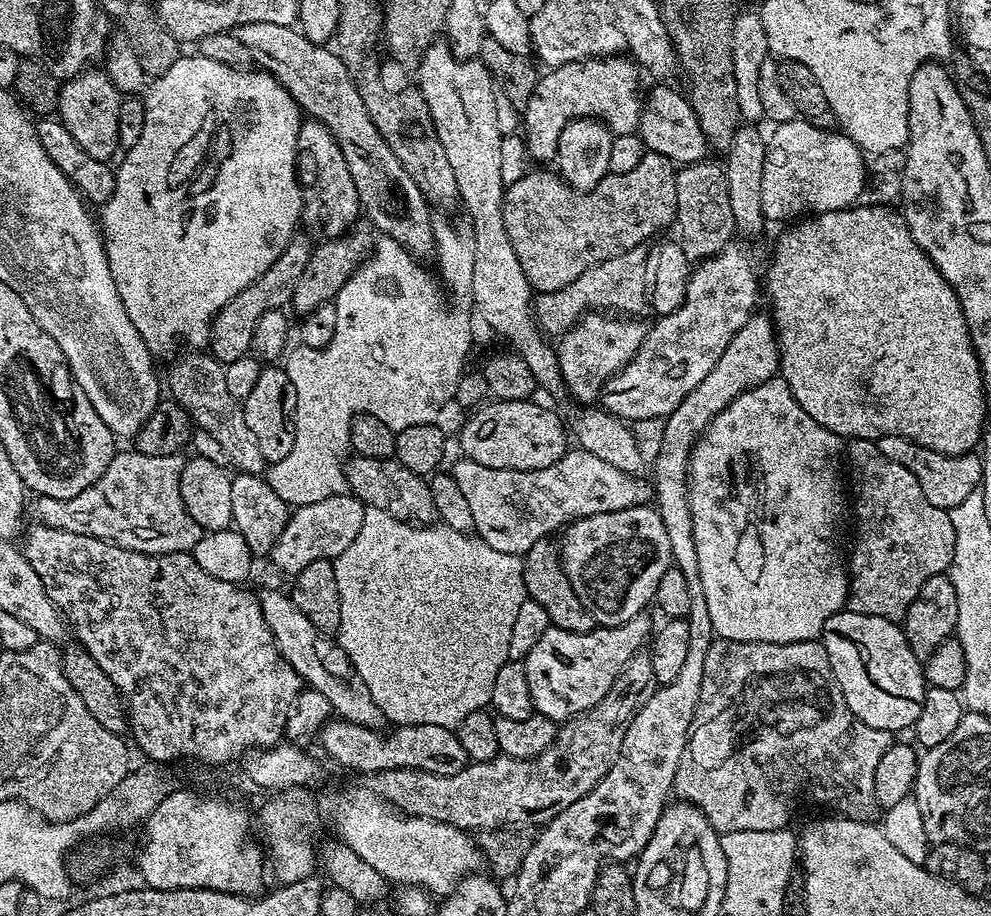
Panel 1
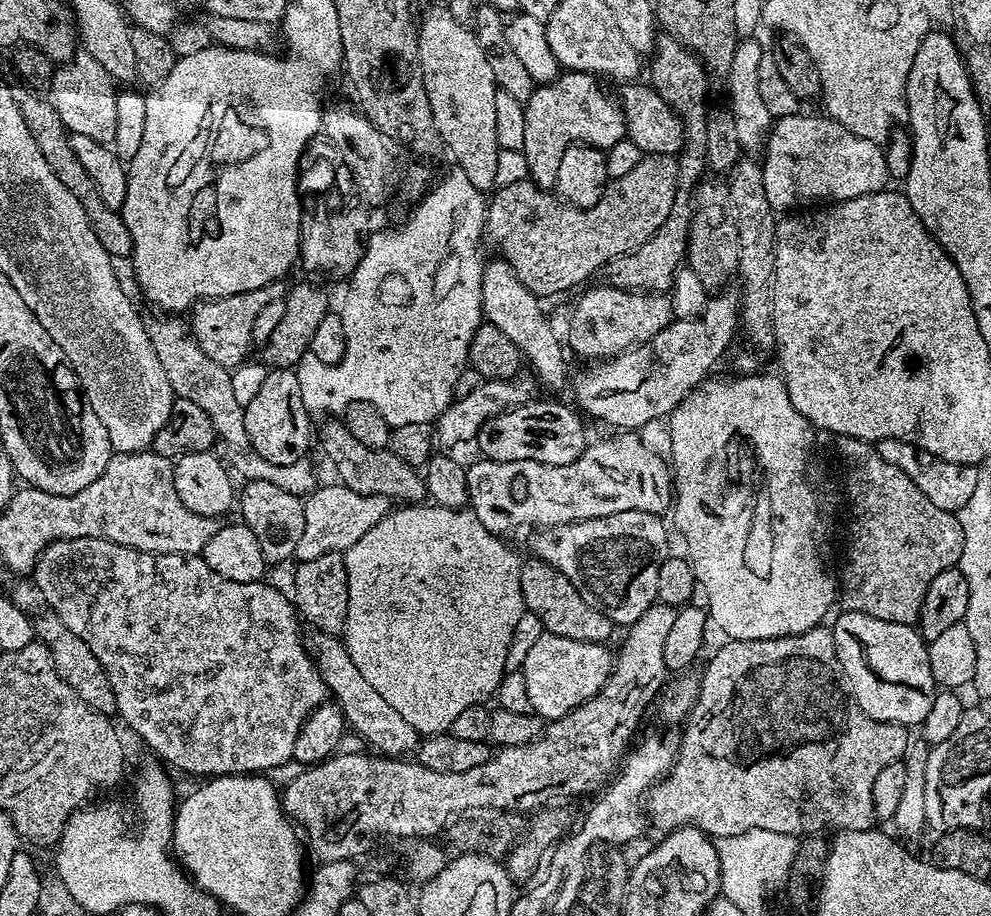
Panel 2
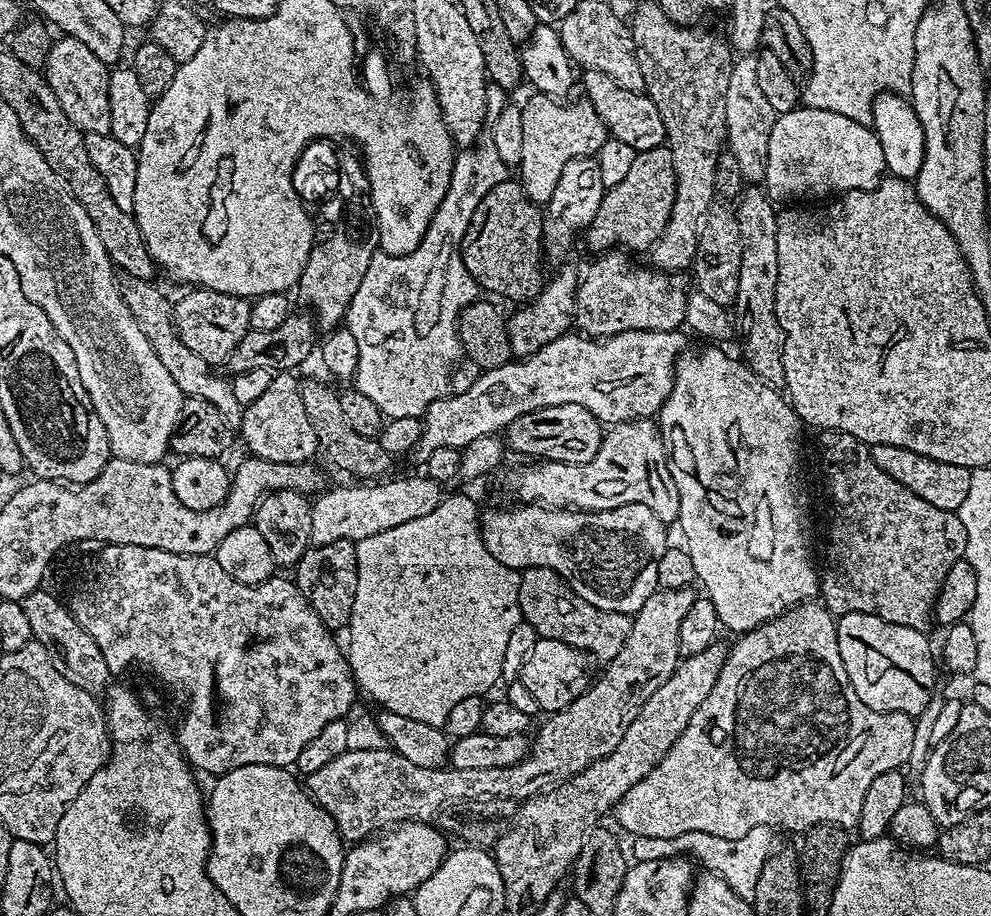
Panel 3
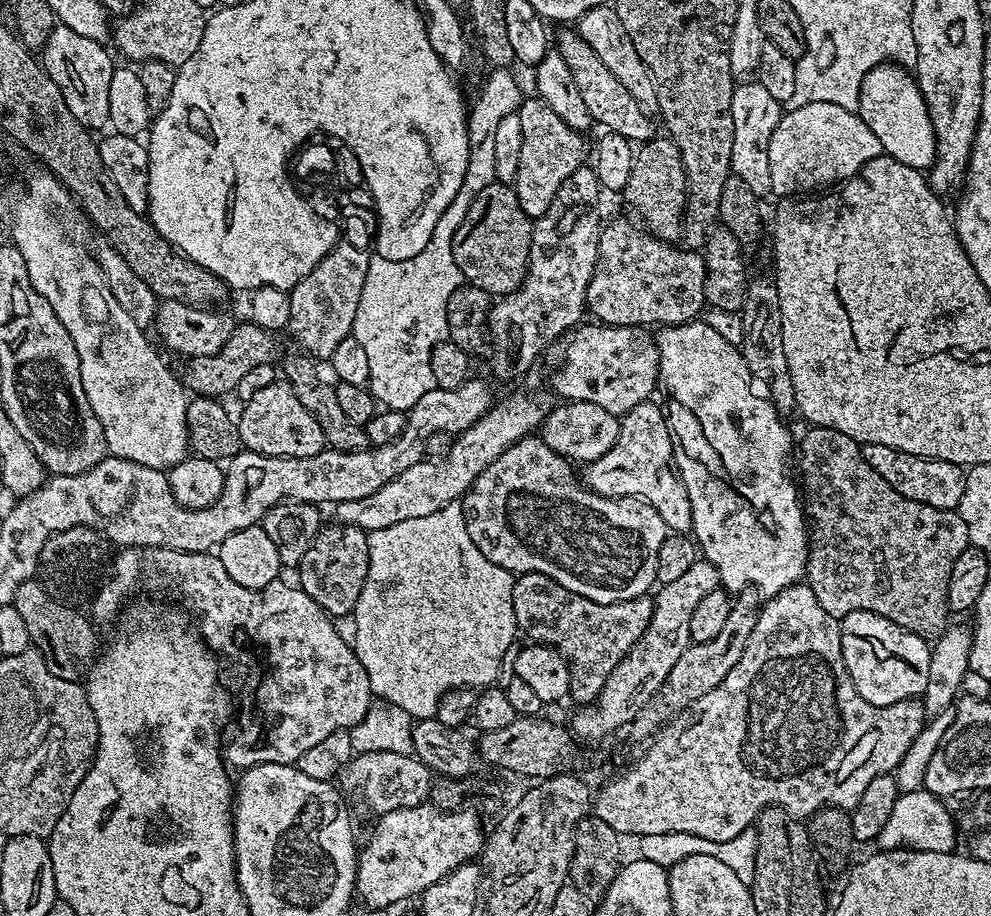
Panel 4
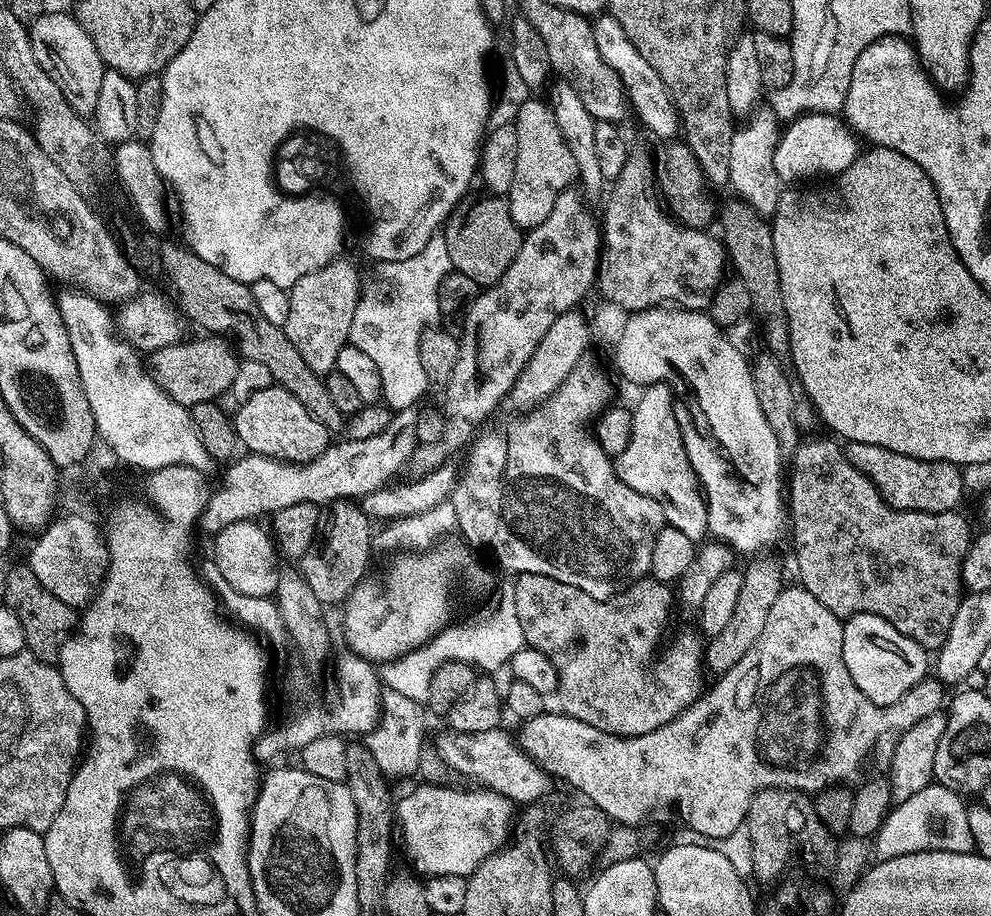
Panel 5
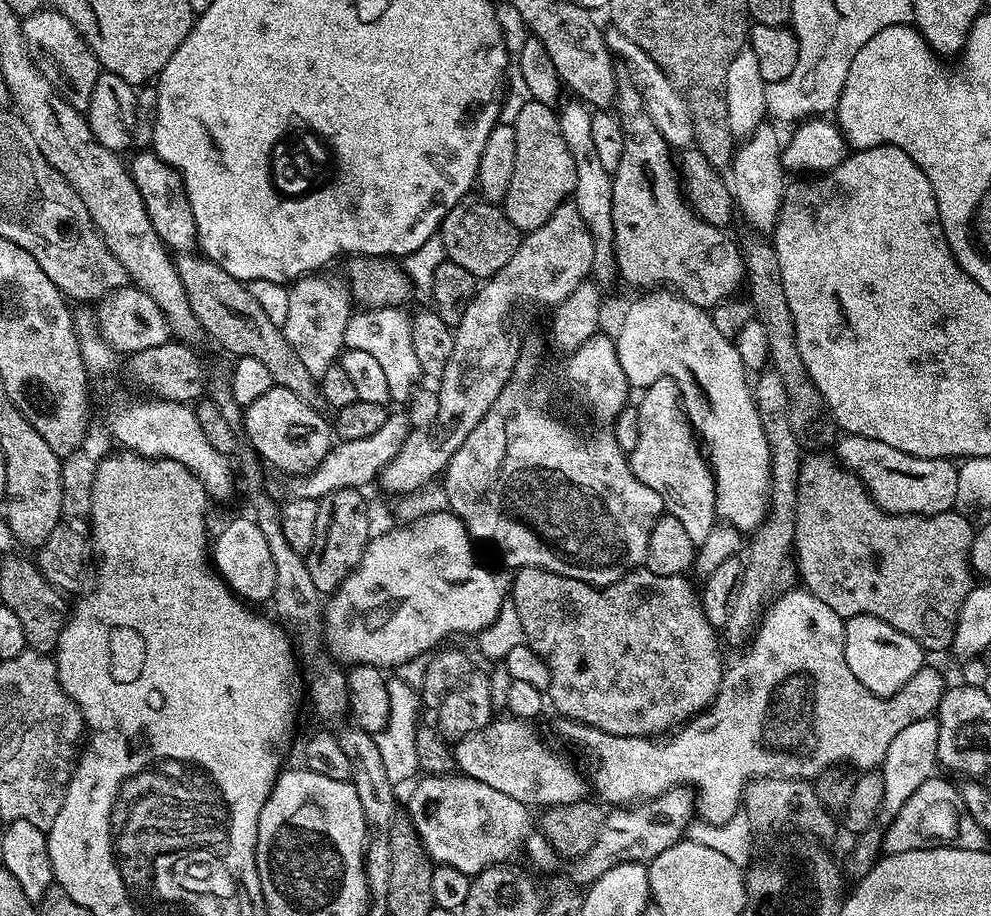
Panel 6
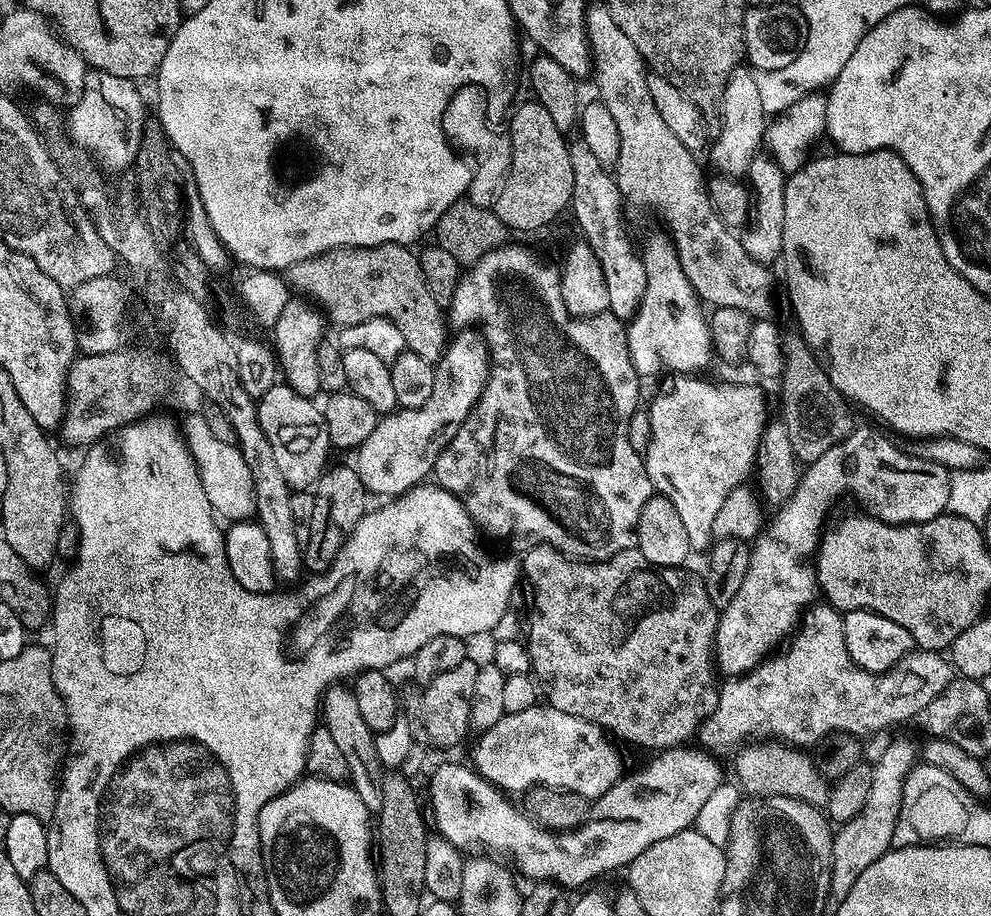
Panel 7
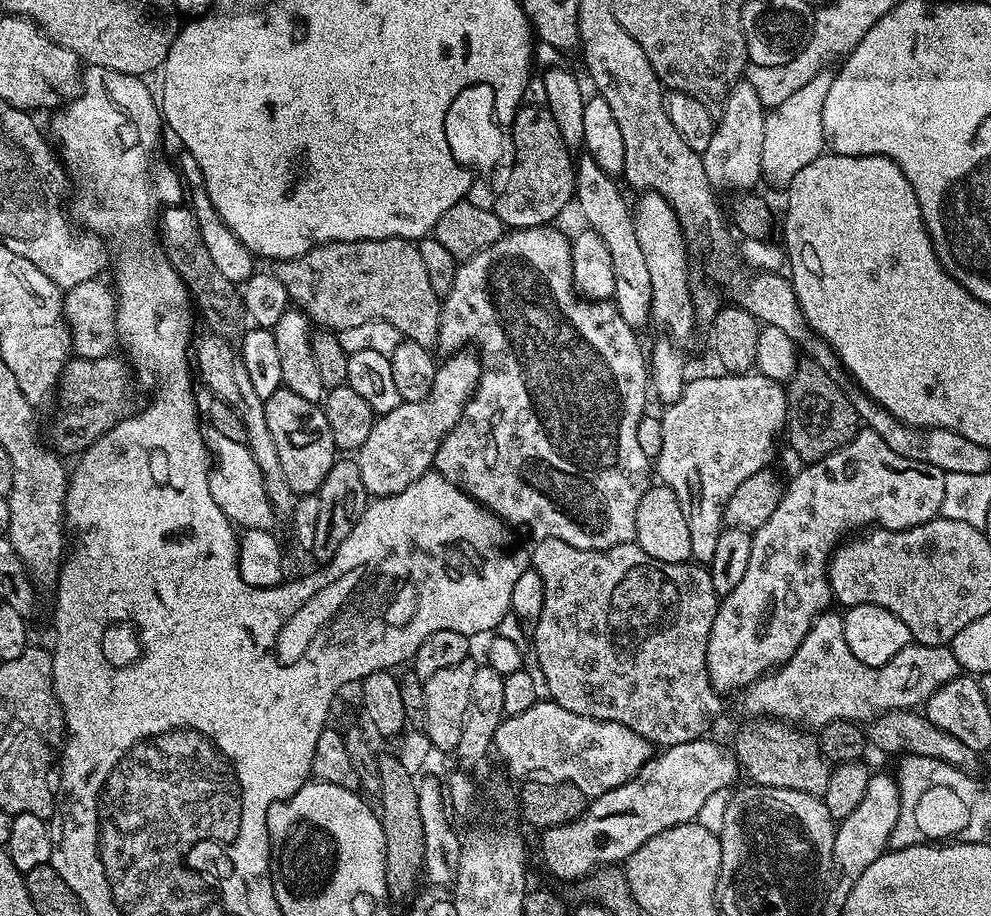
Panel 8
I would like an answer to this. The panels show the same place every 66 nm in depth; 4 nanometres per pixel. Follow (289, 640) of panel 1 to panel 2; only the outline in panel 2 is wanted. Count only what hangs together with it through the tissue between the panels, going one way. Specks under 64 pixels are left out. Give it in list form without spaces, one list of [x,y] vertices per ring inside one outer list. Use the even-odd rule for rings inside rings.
[[[316,634],[313,637],[310,648],[314,653],[316,669],[322,674],[331,699],[342,710],[345,725],[367,745],[373,744],[377,753],[393,758],[415,753],[420,747],[420,733],[410,726],[410,722],[406,722],[406,718],[402,718],[402,714],[398,714],[398,710],[394,710],[394,706],[390,706],[390,702],[386,702],[386,698],[382,698],[382,694],[378,694],[378,690],[374,690],[374,686],[370,686],[370,682],[366,682],[366,678],[362,678],[362,670],[354,666],[343,643],[335,636]]]

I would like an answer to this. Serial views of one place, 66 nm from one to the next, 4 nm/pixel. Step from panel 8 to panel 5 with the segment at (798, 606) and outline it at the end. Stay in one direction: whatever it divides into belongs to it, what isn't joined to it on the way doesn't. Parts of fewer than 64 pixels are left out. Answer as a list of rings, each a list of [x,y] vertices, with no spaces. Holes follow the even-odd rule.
[[[870,442],[849,443],[848,457],[876,483],[884,500],[901,512],[951,512],[959,509],[966,485],[963,471],[944,460],[919,460],[906,454],[894,454],[886,446],[870,446]]]

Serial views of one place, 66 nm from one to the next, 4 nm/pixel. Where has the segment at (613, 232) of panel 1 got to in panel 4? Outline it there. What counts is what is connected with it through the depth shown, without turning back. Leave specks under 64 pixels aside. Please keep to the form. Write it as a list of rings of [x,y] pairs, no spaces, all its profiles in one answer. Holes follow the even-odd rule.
[[[661,134],[643,141],[635,149],[630,182],[624,187],[622,199],[641,216],[643,227],[659,240],[676,242],[681,239],[684,204],[688,200],[688,183],[678,154],[678,146],[667,135]],[[497,182],[483,188],[470,202],[470,210],[466,210],[466,218],[452,239],[454,262],[458,262],[461,277],[492,298],[517,292],[528,272],[533,223],[533,217],[518,206],[518,194],[511,183]]]

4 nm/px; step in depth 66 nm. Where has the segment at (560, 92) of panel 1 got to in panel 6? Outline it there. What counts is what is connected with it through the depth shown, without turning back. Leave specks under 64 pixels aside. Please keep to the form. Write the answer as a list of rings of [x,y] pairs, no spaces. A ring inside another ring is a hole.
[[[528,100],[511,125],[515,143],[514,172],[502,207],[506,218],[514,222],[521,234],[527,234],[538,230],[538,226],[545,224],[550,214],[575,193],[574,158],[570,158],[570,150],[566,150],[566,138],[562,138],[558,115],[552,106]]]

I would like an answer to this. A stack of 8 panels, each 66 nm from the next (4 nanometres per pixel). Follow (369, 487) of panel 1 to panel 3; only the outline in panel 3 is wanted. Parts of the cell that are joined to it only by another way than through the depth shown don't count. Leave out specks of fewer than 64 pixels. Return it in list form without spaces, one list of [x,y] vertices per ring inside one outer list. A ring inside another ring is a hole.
[[[301,387],[302,406],[306,406],[306,415],[310,417],[310,426],[314,426],[316,442],[321,453],[328,455],[332,464],[337,464],[344,472],[352,476],[361,476],[361,481],[372,482],[389,475],[388,467],[394,464],[393,457],[382,450],[379,439],[357,434],[342,415],[342,402],[339,395],[328,388]]]

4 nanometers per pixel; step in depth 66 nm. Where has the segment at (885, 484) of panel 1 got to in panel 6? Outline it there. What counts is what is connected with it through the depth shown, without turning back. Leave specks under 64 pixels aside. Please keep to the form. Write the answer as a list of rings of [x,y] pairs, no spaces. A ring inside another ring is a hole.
[[[812,450],[801,459],[798,470],[798,482],[796,483],[796,538],[794,541],[794,558],[796,554],[796,564],[800,567],[800,576],[804,579],[803,587],[814,598],[822,598],[834,614],[847,622],[855,616],[873,616],[914,638],[920,647],[929,653],[940,652],[951,649],[954,630],[958,622],[958,614],[962,610],[962,602],[966,602],[968,593],[974,587],[974,573],[970,567],[970,550],[972,549],[972,537],[974,535],[974,524],[971,524],[959,510],[951,512],[939,512],[933,516],[899,516],[893,512],[884,512],[872,500],[872,495],[868,493],[868,487],[863,480],[858,479],[853,472],[847,471],[843,464],[835,455],[824,450]]]

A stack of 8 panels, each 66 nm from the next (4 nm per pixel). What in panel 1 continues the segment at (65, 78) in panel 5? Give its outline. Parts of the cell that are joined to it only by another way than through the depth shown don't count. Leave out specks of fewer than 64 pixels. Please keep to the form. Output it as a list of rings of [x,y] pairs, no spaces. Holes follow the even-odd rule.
[[[85,70],[60,84],[60,106],[58,120],[73,135],[78,146],[92,158],[105,162],[118,152],[118,110],[122,103],[122,93],[104,70]]]

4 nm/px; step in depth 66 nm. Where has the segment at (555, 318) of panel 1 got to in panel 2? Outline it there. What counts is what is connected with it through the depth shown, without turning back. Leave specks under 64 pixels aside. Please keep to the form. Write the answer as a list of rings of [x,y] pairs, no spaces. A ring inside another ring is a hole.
[[[684,194],[677,195],[674,206],[662,226],[654,230],[652,237],[638,250],[634,250],[628,256],[619,256],[605,264],[602,269],[602,276],[605,276],[607,283],[614,288],[625,290],[651,290],[661,294],[667,293],[673,285],[673,276],[685,263],[688,254],[688,227],[692,224],[693,201],[684,197]]]

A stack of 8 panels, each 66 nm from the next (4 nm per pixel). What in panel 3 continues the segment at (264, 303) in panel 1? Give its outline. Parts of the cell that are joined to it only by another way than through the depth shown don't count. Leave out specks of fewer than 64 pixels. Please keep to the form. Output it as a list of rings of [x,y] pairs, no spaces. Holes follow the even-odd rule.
[[[193,287],[189,296],[175,301],[172,309],[172,320],[176,323],[176,333],[198,358],[202,358],[209,366],[227,365],[230,354],[234,354],[234,346],[242,342],[244,335],[251,329],[252,305],[243,296],[215,292],[209,288]]]

